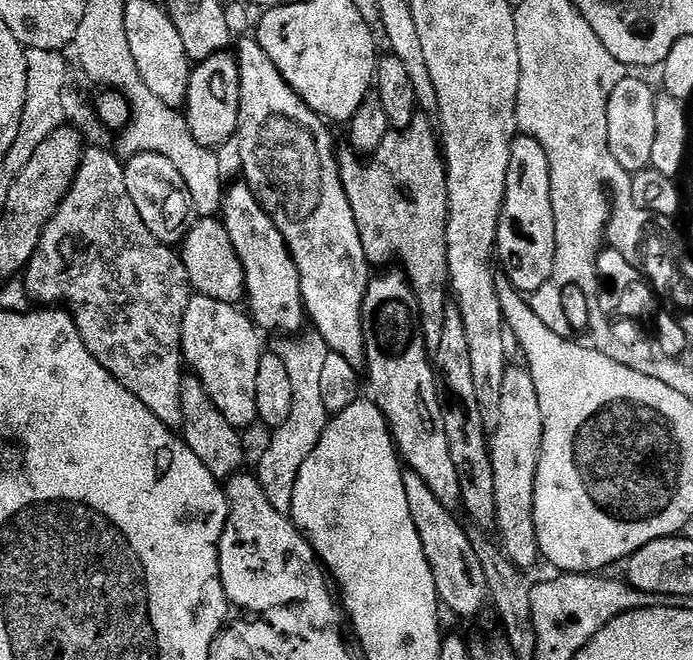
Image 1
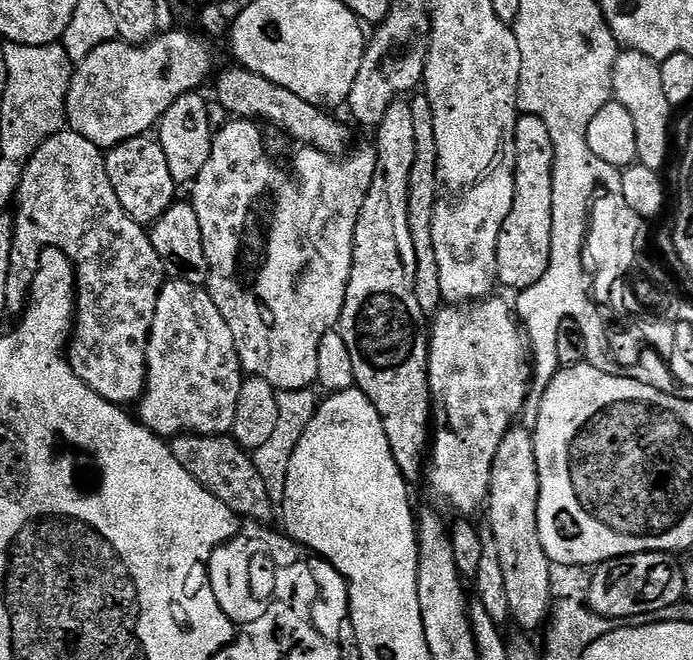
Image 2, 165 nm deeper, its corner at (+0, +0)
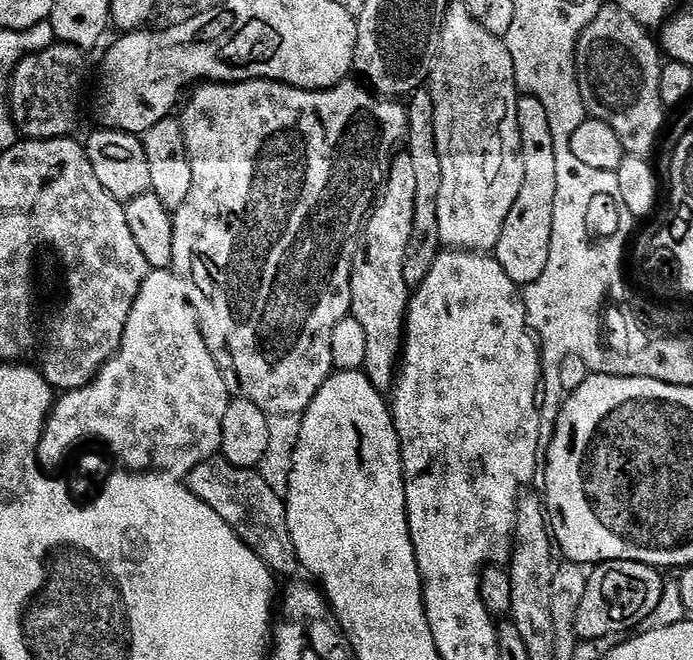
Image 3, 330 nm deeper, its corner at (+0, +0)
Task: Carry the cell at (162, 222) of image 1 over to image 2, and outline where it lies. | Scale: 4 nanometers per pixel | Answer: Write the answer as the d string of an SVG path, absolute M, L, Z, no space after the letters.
M148 138L128 140L125 144L117 144L116 147L107 149L104 169L122 210L126 210L126 214L135 224L141 226L155 224L158 217L177 199L178 185L174 182L169 167L166 166L164 151L161 150L159 143L152 141L151 144Z

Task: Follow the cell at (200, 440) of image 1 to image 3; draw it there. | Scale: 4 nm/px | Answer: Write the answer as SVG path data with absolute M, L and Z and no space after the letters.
M213 458L194 466L194 470L188 472L186 483L190 491L202 498L202 502L206 502L206 506L210 506L210 510L214 510L214 514L218 514L218 518L222 518L222 522L226 522L226 526L230 526L277 577L298 572L285 501L262 482L259 471L239 468L223 458Z

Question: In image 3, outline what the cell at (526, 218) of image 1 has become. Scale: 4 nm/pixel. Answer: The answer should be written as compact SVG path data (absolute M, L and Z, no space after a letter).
M521 95L518 102L518 126L520 149L524 151L526 178L522 178L522 191L518 202L510 210L502 226L502 238L494 249L496 260L517 286L527 286L542 278L546 262L550 258L550 234L554 226L554 194L556 193L556 159L554 158L554 134L550 134L550 118L546 118L546 106L538 98Z

